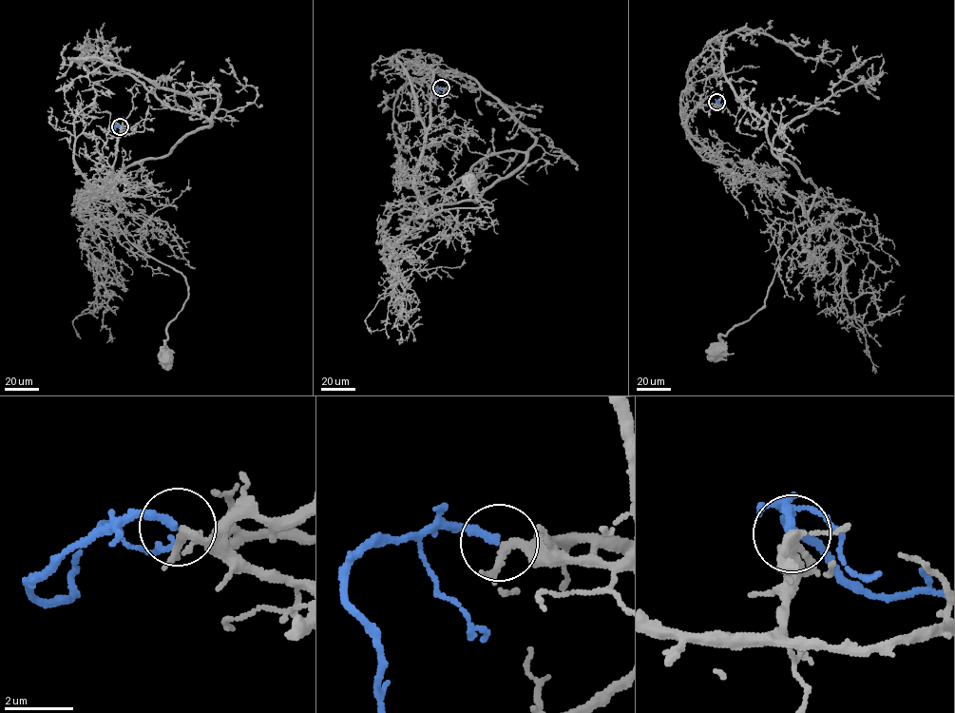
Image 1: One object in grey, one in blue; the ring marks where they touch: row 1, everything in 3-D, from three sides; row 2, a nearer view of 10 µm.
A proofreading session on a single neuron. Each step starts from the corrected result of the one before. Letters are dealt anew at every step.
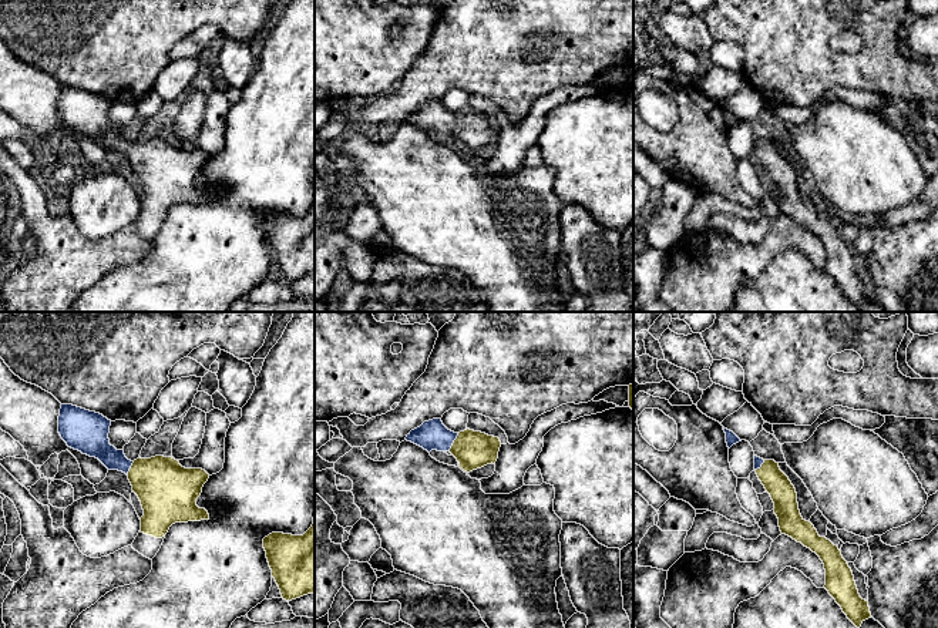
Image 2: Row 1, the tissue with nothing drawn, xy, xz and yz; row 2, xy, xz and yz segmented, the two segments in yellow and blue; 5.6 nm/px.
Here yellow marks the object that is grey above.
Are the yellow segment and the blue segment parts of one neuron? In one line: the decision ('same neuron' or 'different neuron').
same neuron

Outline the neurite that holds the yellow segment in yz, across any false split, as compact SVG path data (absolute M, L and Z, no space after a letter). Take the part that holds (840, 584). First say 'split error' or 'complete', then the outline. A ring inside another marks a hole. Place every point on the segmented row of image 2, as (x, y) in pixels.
split error; M754 456L754 471L774 503L781 534L801 543L820 557L826 570L824 588L847 618L860 628L871 618L868 601L860 597L853 571L838 547L826 537L820 537L814 525L801 517L796 488L780 470L779 463Z

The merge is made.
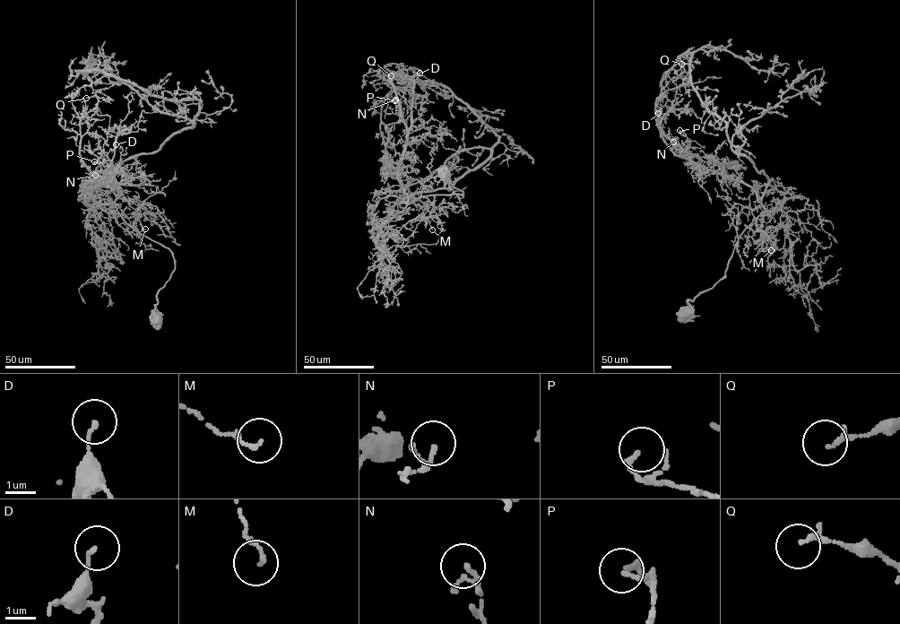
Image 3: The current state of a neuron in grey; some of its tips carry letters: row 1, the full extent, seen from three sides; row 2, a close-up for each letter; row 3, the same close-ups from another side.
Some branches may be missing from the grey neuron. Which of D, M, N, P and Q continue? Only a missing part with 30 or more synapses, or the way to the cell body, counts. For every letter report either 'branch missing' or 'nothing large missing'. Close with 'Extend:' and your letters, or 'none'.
D: nothing large missing
M: nothing large missing
N: branch missing
P: nothing large missing
Q: nothing large missing
Extend: N

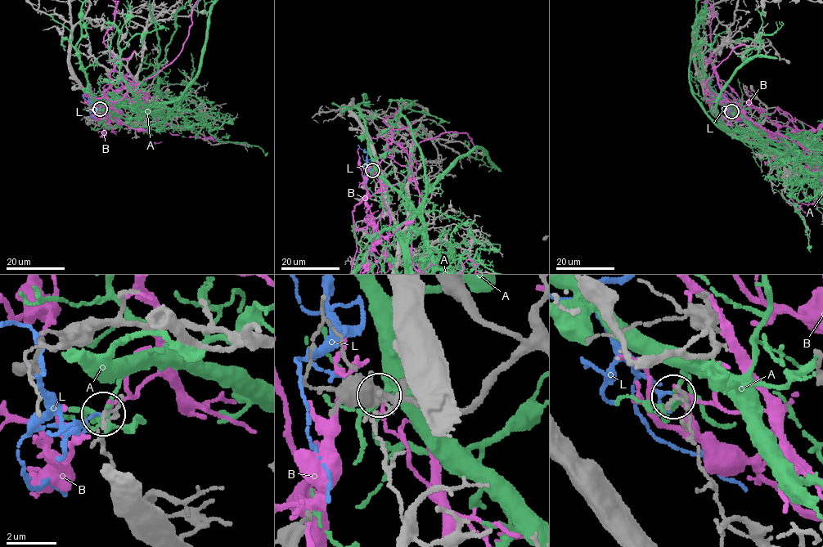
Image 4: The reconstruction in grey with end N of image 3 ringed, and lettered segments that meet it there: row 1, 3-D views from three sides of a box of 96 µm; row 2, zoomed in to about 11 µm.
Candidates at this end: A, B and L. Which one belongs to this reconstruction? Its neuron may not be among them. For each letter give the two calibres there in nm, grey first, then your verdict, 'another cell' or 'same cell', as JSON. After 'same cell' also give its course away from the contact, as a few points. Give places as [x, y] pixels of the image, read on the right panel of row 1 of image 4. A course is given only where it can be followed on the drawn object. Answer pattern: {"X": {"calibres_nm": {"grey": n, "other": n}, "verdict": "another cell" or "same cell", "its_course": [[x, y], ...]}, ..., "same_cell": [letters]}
{"A": {"calibres_nm": {"grey": 110, "other": 190}, "verdict": "another cell"}, "B": {"calibres_nm": {"grey": 100, "other": 200}, "verdict": "another cell"}, "L": {"calibres_nm": {"grey": 140, "other": 60}, "verdict": "same cell"}, "same_cell": ["L"]}

